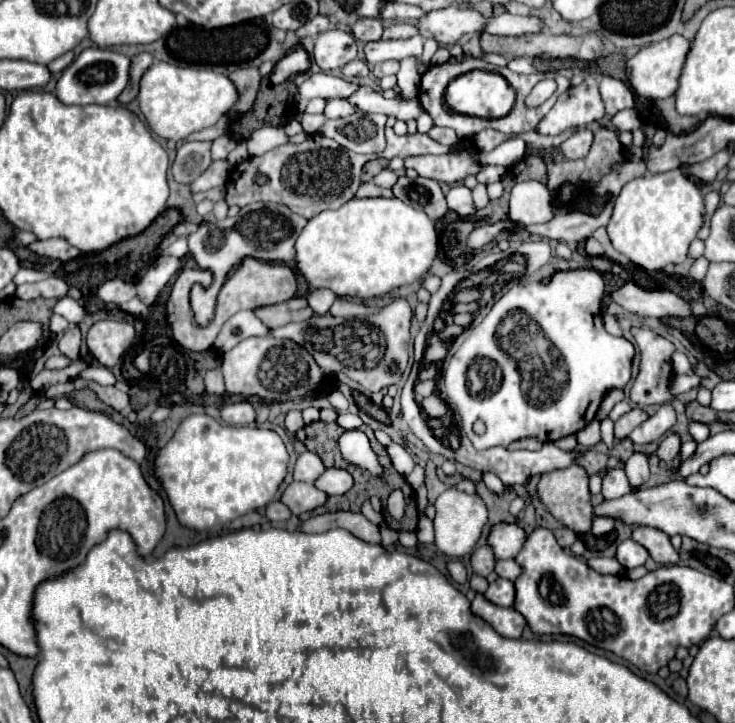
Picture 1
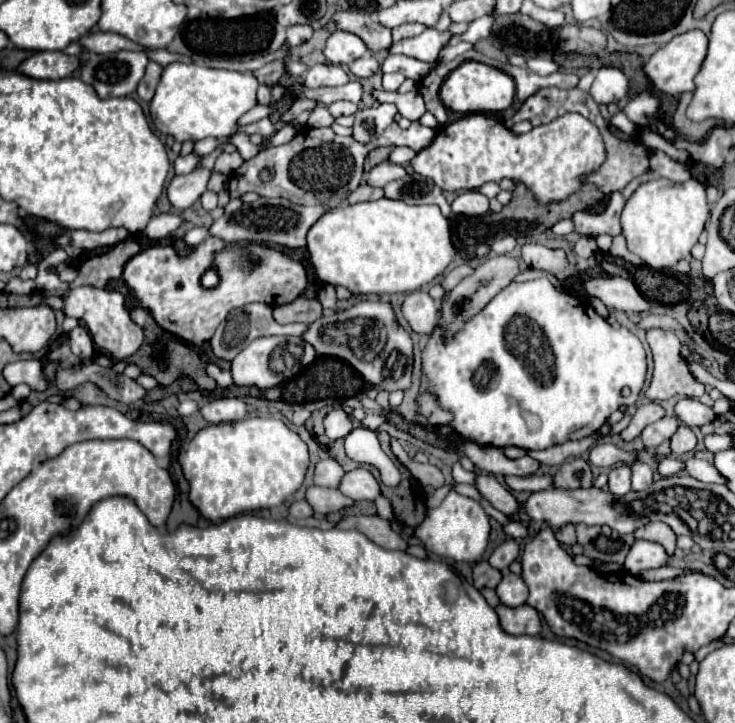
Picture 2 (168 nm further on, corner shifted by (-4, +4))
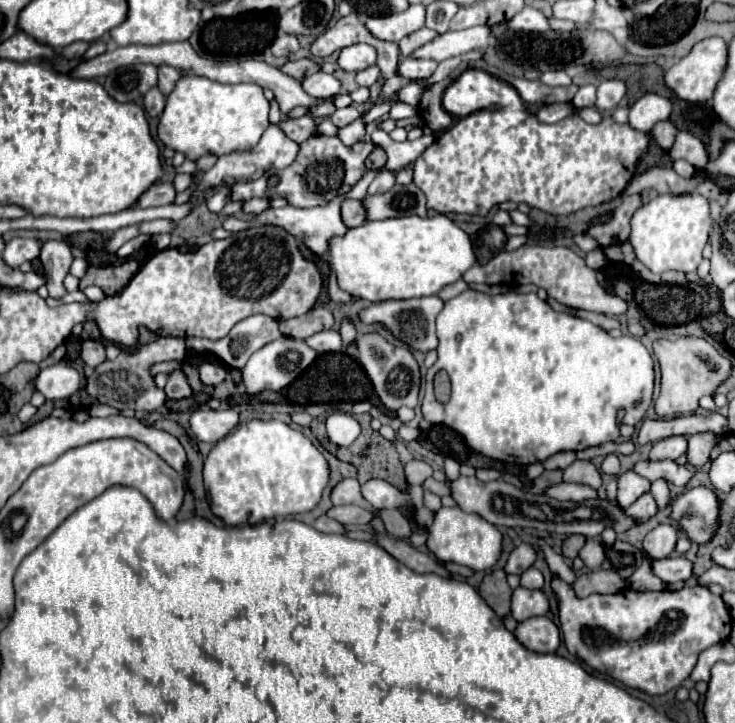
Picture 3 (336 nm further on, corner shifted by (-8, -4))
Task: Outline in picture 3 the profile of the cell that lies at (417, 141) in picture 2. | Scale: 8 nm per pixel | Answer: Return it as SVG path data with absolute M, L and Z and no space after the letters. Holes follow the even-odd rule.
M315 134L309 140L301 144L301 152L297 160L285 168L285 170L269 170L255 182L237 182L231 186L231 200L251 200L261 196L283 196L289 200L289 204L297 208L311 208L311 206L323 206L329 200L333 200L339 194L345 194L355 186L361 176L365 174L365 158L371 154L375 144L359 142L351 148L347 148L337 136L321 136Z

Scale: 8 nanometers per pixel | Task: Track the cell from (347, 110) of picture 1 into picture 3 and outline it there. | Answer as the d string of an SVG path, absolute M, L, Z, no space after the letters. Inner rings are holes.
M347 106L347 108L335 110L335 114L331 114L329 118L331 118L331 122L333 122L337 128L343 128L343 126L351 124L353 120L357 120L357 118L359 118L359 112L355 110L355 106Z

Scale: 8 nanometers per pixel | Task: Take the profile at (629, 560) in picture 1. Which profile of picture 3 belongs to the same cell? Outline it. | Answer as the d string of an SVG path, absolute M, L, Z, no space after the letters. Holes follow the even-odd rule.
M673 556L653 562L653 574L659 576L665 584L687 582L693 576L693 562L685 556Z

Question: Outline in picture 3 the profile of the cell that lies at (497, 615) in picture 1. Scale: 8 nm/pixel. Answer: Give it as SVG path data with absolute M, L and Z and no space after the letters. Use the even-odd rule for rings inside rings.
M547 616L529 618L521 622L515 630L515 636L525 648L539 652L539 654L551 654L561 644L559 628Z

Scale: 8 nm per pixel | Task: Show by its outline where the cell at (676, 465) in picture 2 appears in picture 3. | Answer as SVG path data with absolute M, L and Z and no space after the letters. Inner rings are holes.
M663 478L653 482L651 494L653 494L653 498L655 498L659 510L665 510L665 508L669 506L669 500L671 500L671 496L669 496L669 484L667 484Z

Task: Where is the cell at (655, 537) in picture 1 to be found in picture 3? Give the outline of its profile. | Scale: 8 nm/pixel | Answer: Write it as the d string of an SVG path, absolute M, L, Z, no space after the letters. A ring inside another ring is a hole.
M659 524L645 536L643 548L651 558L661 560L661 558L667 558L675 550L675 542L677 542L675 528L669 524Z

